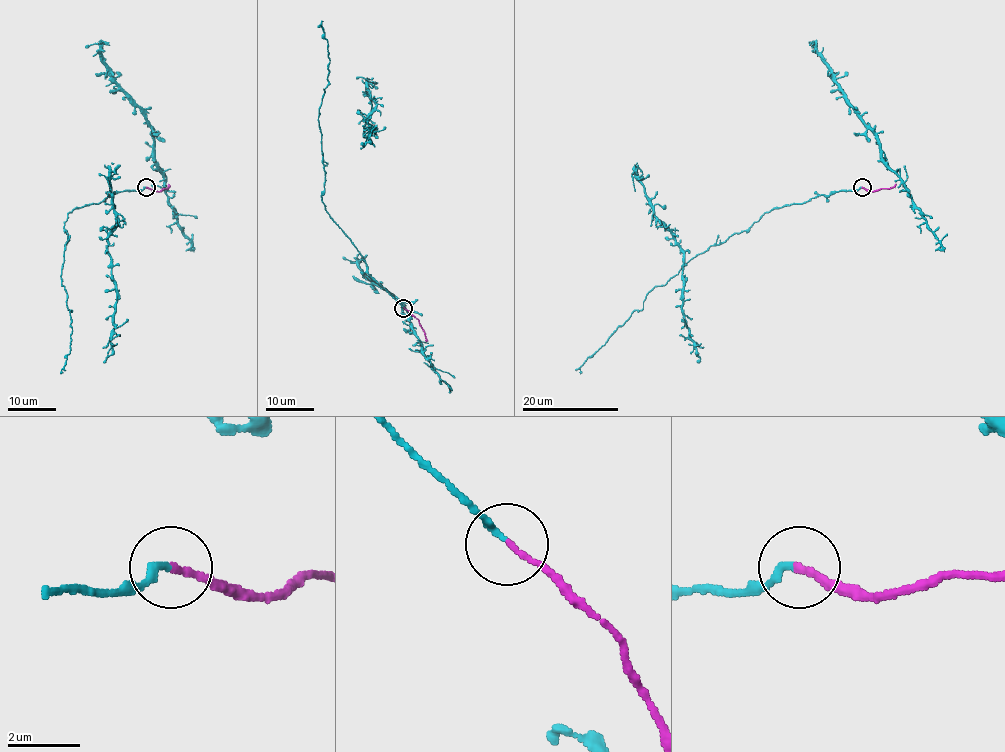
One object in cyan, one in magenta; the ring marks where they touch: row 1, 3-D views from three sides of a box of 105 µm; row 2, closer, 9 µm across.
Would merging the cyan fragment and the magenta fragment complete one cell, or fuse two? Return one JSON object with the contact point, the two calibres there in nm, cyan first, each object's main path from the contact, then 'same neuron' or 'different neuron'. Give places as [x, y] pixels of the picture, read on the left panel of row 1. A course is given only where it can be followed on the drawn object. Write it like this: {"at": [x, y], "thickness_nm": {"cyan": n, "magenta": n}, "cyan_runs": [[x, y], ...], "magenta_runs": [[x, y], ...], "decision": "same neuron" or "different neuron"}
{"at": [146, 187], "thickness_nm": {"cyan": 190, "magenta": 160}, "cyan_runs": [[146, 187], [116, 192], [67, 215], [60, 276], [66, 307], [71, 310], [72, 333], [60, 374]], "magenta_runs": [[146, 187], [160, 191], [169, 183]], "decision": "same neuron"}

